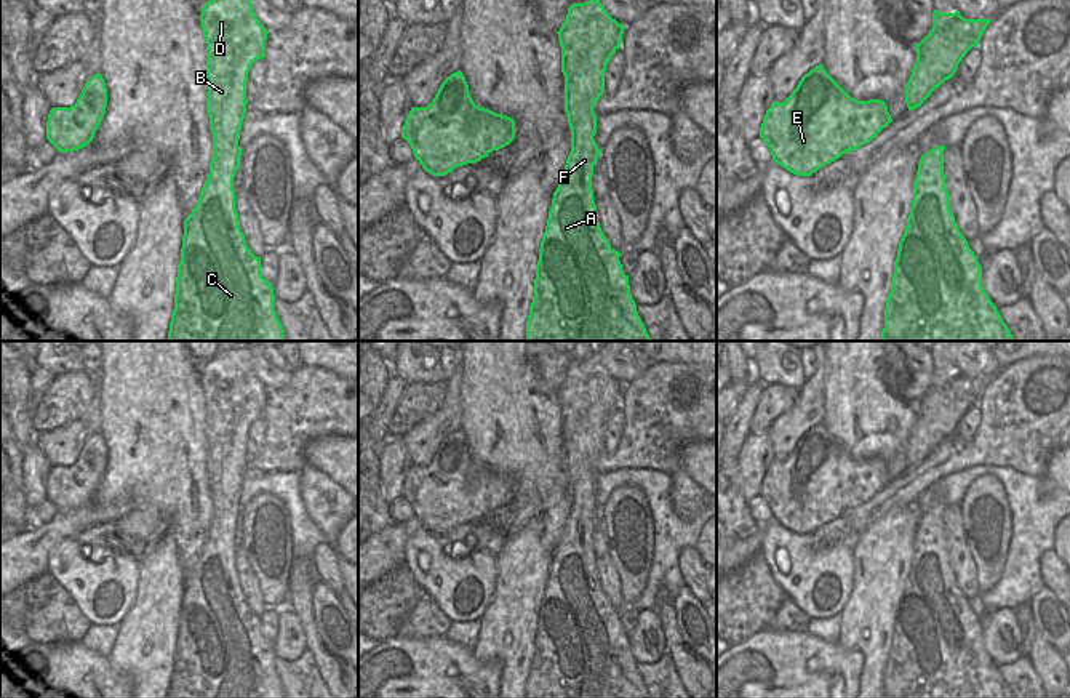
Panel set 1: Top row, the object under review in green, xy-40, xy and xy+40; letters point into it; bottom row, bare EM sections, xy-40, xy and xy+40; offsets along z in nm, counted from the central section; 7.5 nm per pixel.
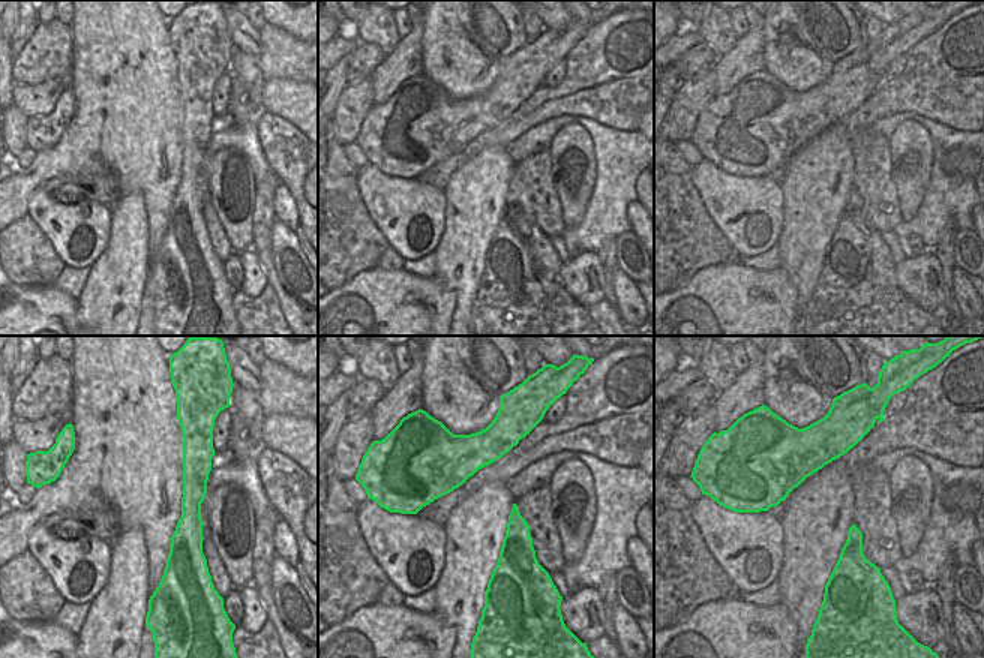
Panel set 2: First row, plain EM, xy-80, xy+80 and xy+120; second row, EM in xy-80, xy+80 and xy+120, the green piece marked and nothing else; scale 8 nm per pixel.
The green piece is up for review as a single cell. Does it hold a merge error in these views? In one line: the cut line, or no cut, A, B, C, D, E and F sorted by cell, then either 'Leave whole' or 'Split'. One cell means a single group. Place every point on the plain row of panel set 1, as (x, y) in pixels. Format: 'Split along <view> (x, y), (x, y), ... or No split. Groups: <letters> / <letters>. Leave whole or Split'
Split along xy+40 (955, 429), (941, 421), (936, 434). Groups: A B C D F / E. Split

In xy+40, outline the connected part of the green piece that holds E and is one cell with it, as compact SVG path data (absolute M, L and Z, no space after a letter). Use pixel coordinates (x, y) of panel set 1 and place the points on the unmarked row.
M819 423L784 461L773 459L760 496L777 524L797 535L811 535L870 501L891 480L884 459L851 456Z

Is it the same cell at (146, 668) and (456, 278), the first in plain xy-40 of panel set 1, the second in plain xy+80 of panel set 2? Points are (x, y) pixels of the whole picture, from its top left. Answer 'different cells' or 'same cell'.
same cell

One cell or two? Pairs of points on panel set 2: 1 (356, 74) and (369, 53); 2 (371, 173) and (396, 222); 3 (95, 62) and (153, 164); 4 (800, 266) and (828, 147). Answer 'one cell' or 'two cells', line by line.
1: one cell
2: one cell
3: one cell
4: one cell

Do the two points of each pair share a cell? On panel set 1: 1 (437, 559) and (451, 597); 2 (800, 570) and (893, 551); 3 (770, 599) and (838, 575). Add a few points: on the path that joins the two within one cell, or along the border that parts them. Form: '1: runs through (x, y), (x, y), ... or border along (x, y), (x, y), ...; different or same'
1: runs through (439, 569), (451, 581), (451, 588); same
2: border along (853, 549), (853, 589), (848, 596); different
3: border along (765, 562), (770, 575), (787, 596); different

